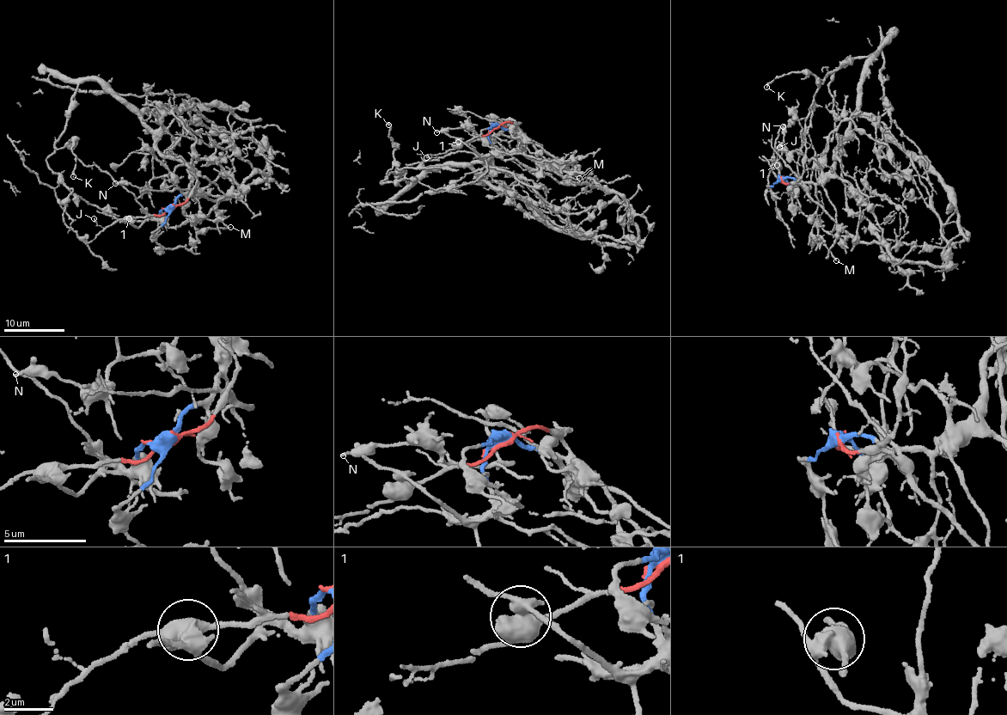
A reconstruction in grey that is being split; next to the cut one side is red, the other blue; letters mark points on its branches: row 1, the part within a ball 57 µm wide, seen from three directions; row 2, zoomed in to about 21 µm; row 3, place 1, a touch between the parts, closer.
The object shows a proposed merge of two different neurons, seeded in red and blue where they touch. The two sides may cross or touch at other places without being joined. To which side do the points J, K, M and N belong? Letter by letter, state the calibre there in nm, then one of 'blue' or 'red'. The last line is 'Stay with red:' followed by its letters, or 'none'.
J: calibre 150 nm; red
K: calibre 200 nm; blue
M: calibre 170 nm; blue
N: calibre 240 nm; blue
Stay with red: J

